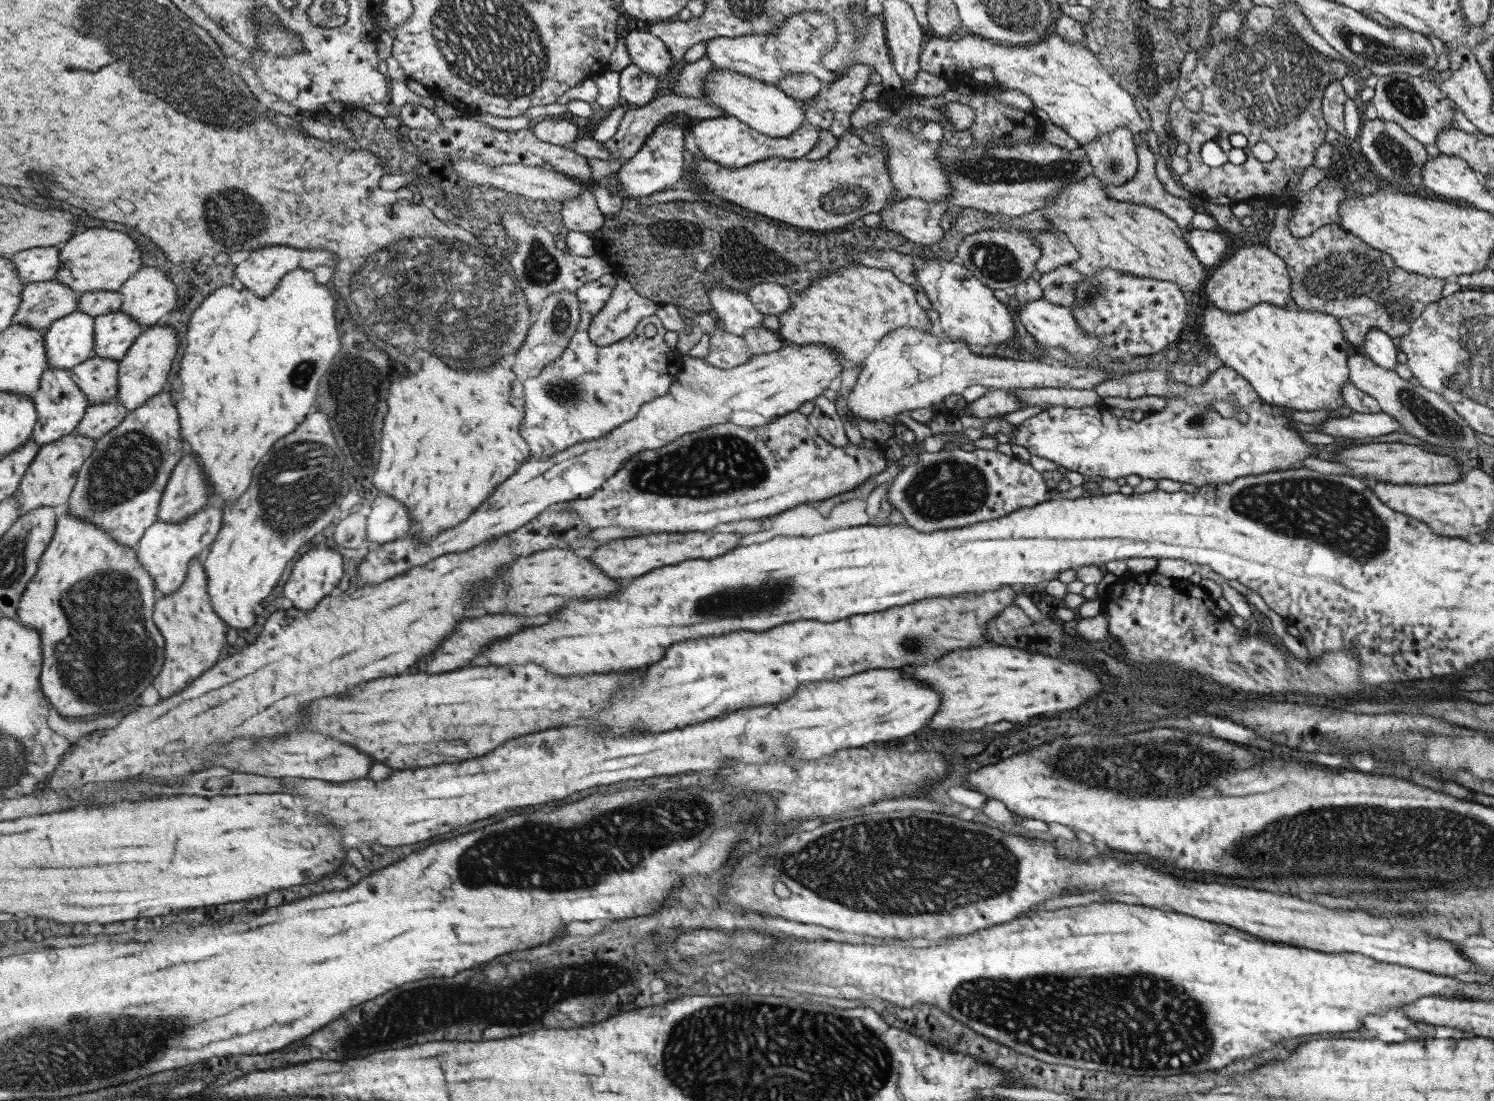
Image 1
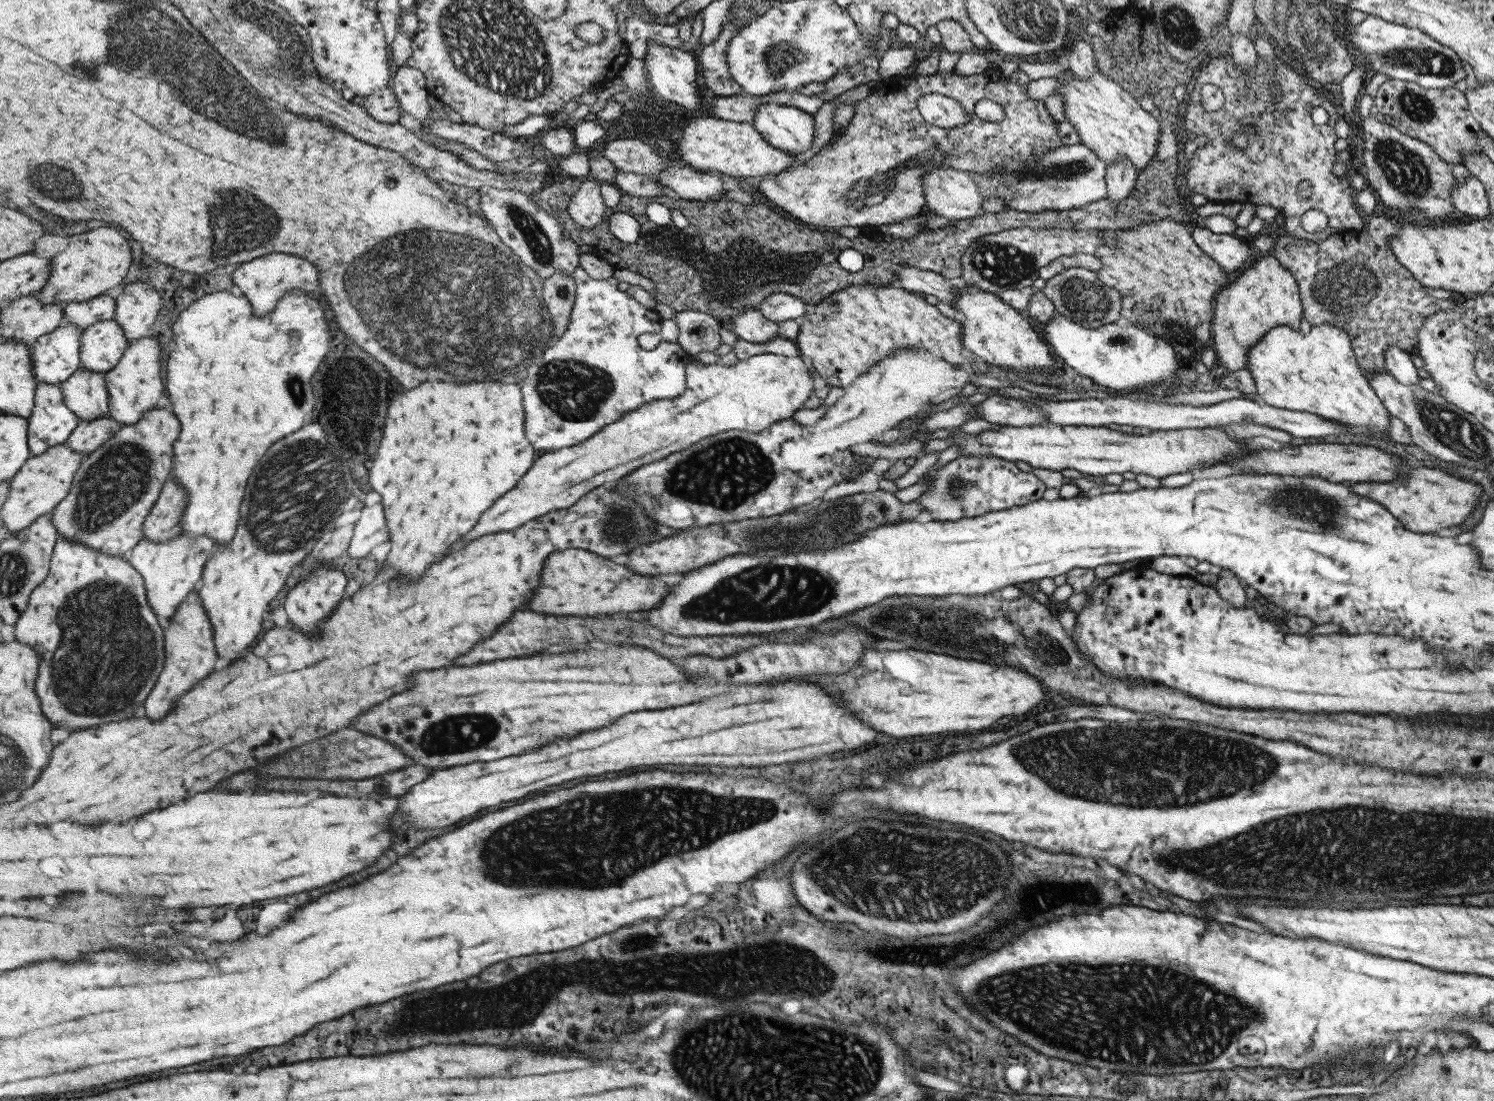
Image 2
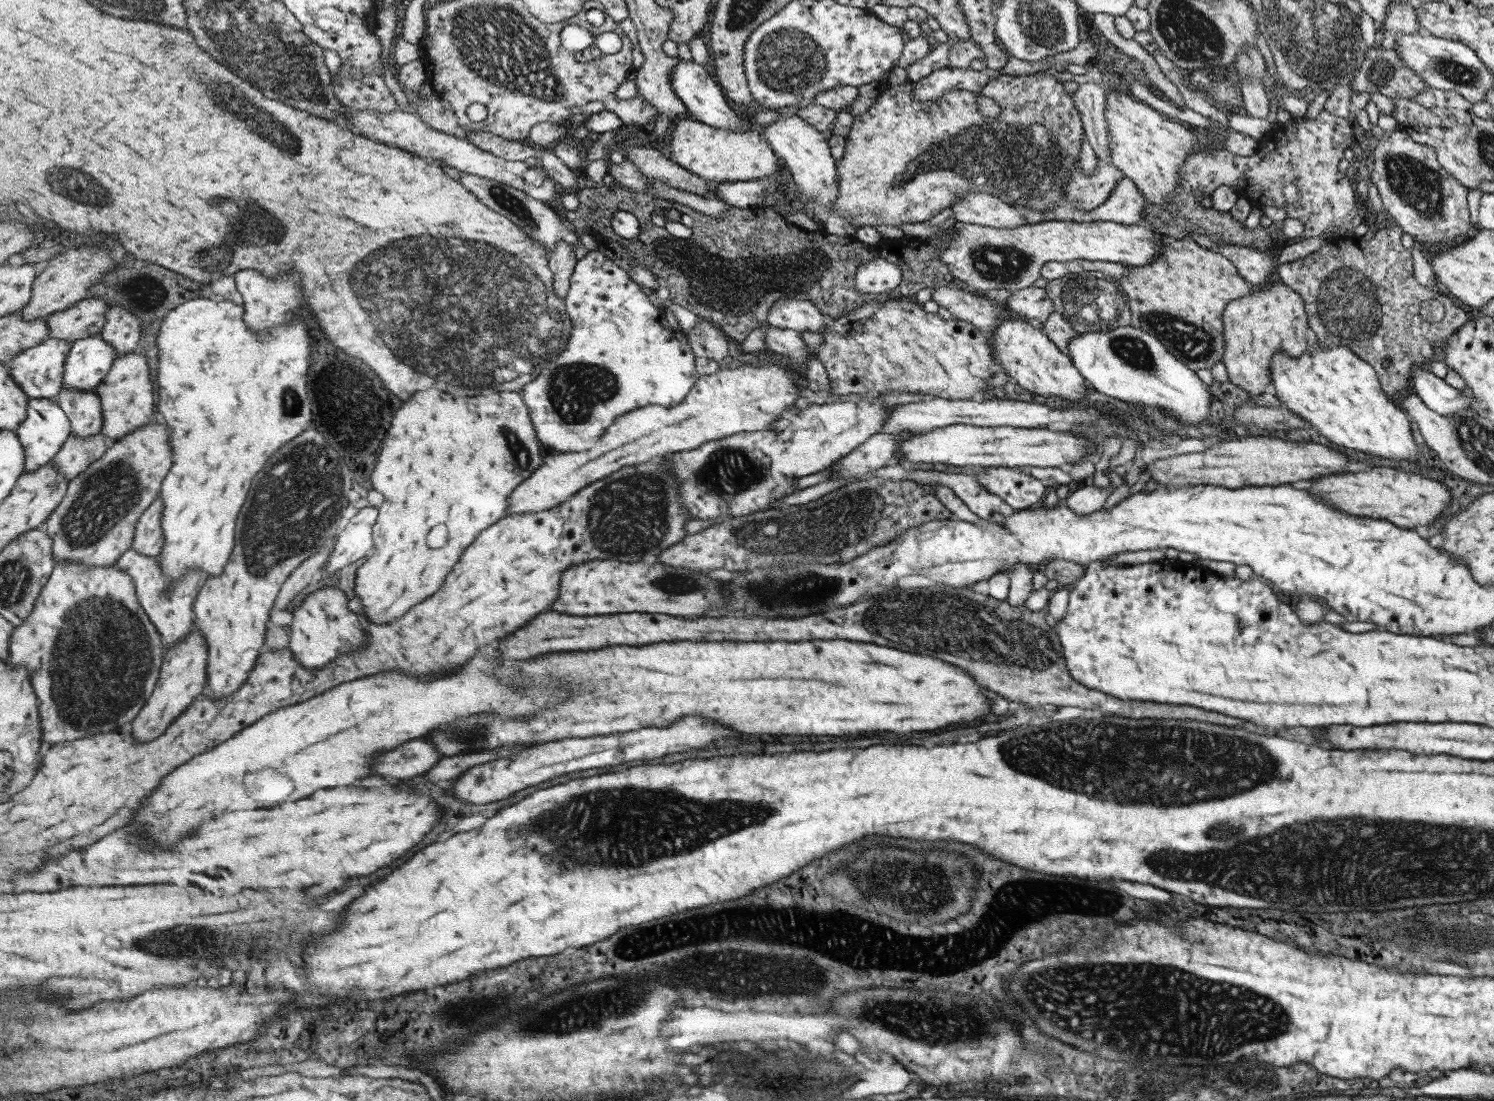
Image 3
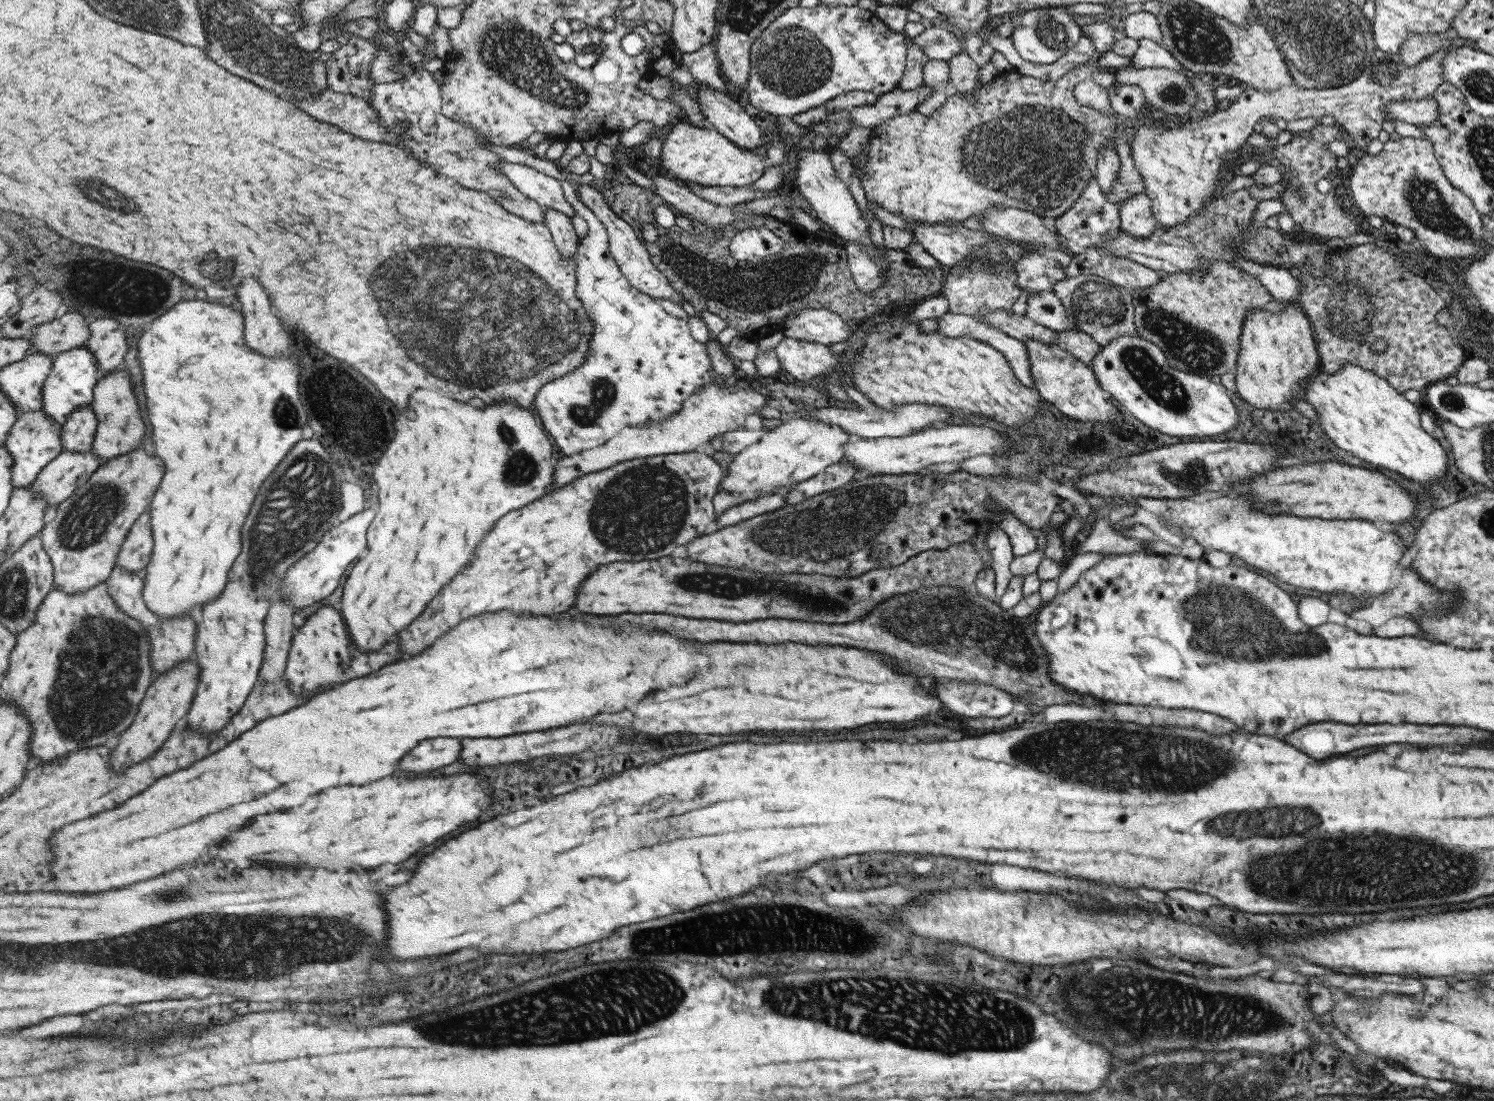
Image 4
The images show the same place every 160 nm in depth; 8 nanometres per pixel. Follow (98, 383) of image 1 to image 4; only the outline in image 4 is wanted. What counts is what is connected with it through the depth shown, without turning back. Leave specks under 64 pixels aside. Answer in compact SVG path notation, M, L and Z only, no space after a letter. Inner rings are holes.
M91 405L69 414L62 426L62 439L65 450L84 453L94 445L99 419Z

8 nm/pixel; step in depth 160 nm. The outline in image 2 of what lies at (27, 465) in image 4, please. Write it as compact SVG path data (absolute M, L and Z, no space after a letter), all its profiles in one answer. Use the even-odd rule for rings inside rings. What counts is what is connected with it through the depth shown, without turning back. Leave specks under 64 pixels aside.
M38 383L35 409L29 417L28 443L33 457L67 443L79 426L81 420L69 410L65 397L61 385Z

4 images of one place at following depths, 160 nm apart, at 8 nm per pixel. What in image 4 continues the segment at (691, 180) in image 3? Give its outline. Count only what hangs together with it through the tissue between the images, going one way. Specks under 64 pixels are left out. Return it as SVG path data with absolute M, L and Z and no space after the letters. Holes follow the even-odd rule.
M679 180L682 184L685 184L689 187L699 198L706 200L707 202L712 202L713 204L719 204L721 206L733 206L736 204L743 204L751 199L755 199L755 194L752 189L752 184L744 187L736 187L736 186L726 186L726 187L718 187L718 186L701 186L700 184L687 181L683 182Z

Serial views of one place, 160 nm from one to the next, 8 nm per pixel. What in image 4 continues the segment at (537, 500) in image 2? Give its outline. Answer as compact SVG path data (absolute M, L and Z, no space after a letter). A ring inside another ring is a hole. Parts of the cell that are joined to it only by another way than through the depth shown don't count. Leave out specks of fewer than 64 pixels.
M716 379L713 383L698 387L695 394L683 402L683 409L668 416L664 421L655 421L646 427L623 427L613 438L597 448L579 454L563 455L554 472L554 488L557 490L568 486L583 476L612 468L628 460L693 452L699 444L710 442L724 432L731 432L743 426L745 418L749 414L760 412L763 405L765 396L752 389L752 382L741 379L737 384L729 386Z

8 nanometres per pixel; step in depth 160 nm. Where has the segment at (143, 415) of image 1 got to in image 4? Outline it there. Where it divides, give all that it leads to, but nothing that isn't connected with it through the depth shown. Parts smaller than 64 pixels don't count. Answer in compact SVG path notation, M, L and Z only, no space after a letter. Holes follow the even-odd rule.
M136 448L127 454L108 460L96 471L87 484L79 487L56 508L54 519L48 522L39 534L44 540L44 547L49 556L53 559L56 572L55 586L72 595L87 592L99 583L109 580L118 566L118 556L124 547L125 540L128 539L132 526L151 506L153 496L163 482L165 462L157 456L149 456L145 448Z

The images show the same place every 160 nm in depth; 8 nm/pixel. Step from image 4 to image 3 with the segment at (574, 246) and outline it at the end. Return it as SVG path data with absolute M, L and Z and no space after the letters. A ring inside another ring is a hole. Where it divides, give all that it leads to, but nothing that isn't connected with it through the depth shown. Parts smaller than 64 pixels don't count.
M564 240L558 242L558 247L549 257L550 267L554 272L556 295L566 299L579 258L575 254L574 246L567 244Z

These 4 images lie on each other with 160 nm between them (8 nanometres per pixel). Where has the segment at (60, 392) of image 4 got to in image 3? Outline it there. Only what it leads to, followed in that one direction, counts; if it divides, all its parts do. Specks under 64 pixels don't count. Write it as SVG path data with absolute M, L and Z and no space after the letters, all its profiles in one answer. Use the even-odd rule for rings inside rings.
M99 335L76 340L65 362L64 387L95 391L119 358L113 344Z

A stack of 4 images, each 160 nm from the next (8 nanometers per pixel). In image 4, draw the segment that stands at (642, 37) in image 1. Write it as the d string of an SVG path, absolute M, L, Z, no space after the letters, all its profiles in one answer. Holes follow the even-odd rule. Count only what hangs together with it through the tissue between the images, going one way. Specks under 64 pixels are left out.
M703 85L697 91L697 102L709 128L743 150L755 150L763 145L766 135L763 124L745 113L736 101L723 91Z

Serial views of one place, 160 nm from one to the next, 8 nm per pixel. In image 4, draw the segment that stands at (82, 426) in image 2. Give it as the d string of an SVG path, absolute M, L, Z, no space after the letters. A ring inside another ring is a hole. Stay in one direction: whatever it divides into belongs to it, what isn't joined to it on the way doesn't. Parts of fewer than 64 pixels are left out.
M64 450L43 468L31 486L48 500L50 507L57 508L79 487L87 484L101 465L100 456L93 450L84 453Z

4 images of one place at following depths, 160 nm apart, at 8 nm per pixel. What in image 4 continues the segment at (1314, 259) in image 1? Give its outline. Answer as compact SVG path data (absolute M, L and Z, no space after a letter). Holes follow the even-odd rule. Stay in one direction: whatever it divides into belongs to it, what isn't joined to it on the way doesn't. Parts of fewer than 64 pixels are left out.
M1371 242L1341 249L1338 253L1336 249L1335 255L1328 258L1321 278L1314 278L1307 269L1295 274L1300 286L1297 304L1312 328L1320 371L1335 373L1341 370L1341 366L1353 364L1385 379L1399 393L1423 390L1432 382L1453 376L1466 355L1460 346L1453 344L1448 328L1439 325L1433 317L1445 306L1445 300L1441 300L1437 292L1431 292L1431 288L1419 276L1413 276L1405 270L1409 256L1390 254L1384 246L1379 247ZM1377 338L1385 338L1387 346L1383 352L1373 354L1369 349Z

